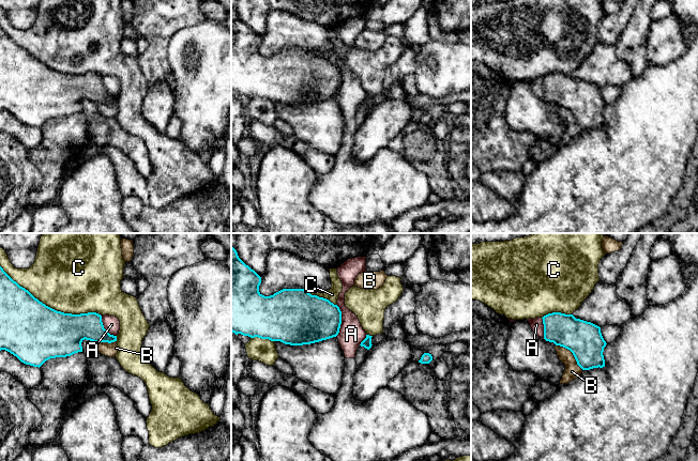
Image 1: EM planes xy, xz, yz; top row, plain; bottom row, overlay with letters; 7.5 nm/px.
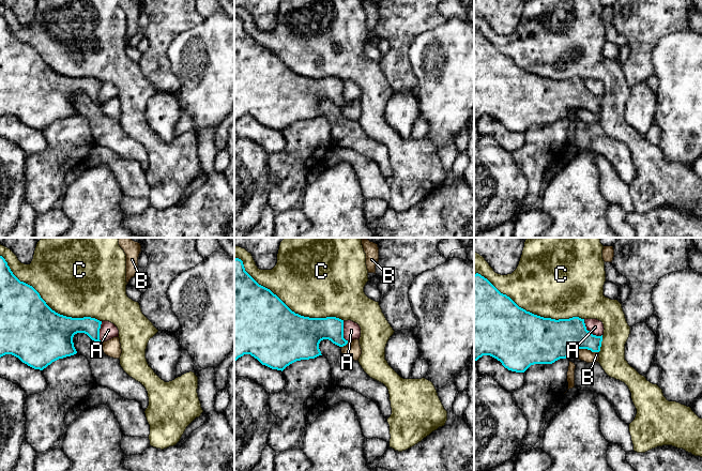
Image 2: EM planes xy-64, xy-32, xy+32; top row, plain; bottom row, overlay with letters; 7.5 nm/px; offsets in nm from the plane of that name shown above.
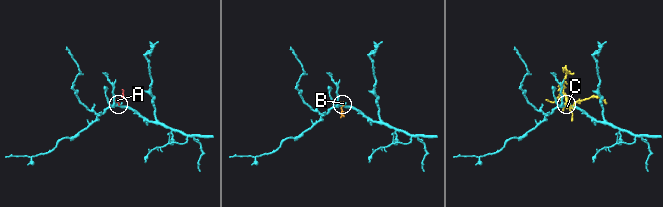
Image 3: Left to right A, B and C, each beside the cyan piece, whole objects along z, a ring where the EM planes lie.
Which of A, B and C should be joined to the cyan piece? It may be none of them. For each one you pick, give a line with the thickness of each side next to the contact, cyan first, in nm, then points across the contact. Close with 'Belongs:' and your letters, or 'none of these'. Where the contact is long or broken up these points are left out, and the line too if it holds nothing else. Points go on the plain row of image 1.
Belongs: none of these

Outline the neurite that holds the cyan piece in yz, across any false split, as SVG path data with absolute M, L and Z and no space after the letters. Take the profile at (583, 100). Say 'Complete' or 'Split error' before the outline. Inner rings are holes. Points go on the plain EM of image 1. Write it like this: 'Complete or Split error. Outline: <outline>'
Complete. Outline: M561 73L548 74L542 79L544 84L544 99L570 110L574 116L577 125L582 130L605 127L603 112L607 104L602 96L600 87L591 82L576 79L573 75Z

